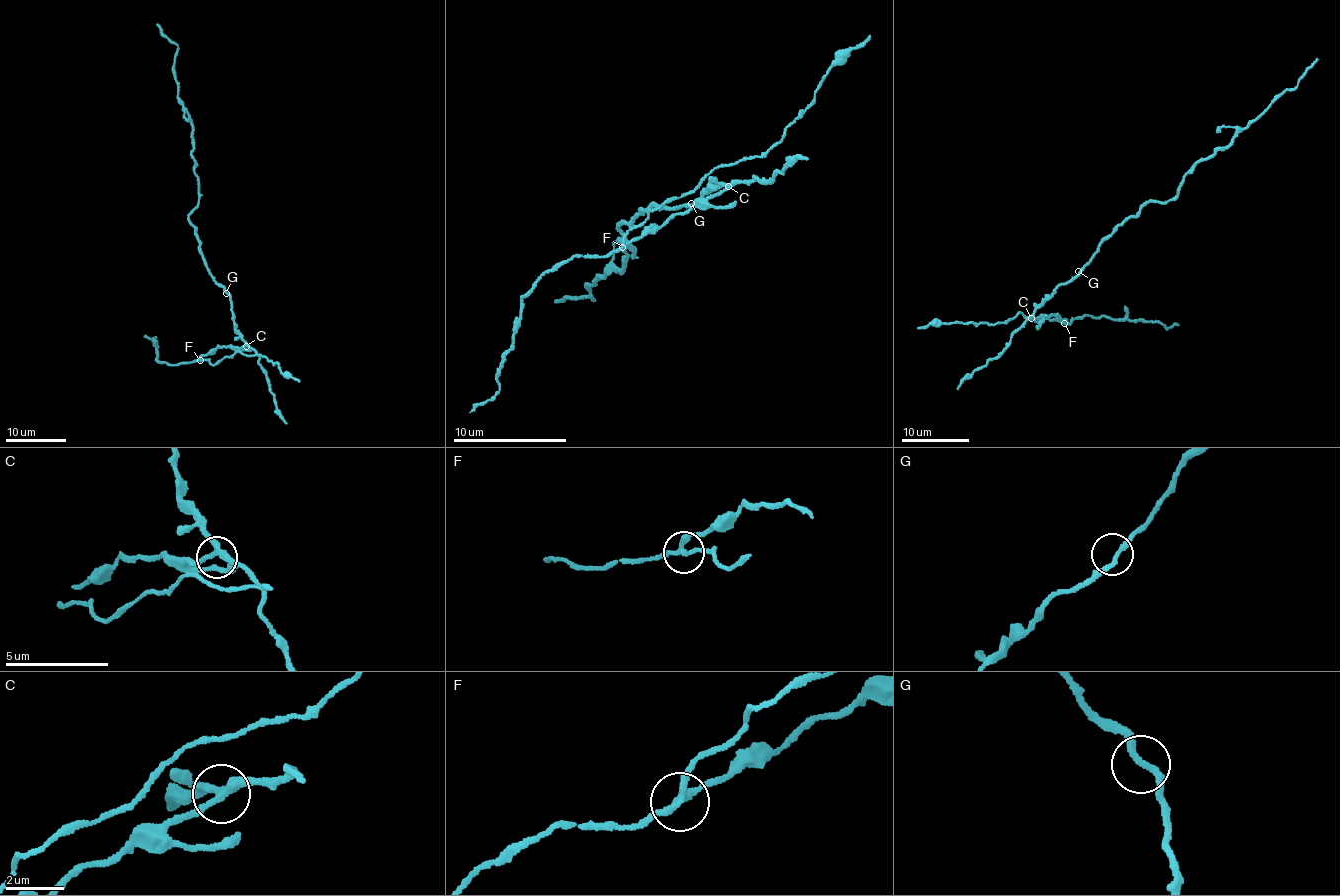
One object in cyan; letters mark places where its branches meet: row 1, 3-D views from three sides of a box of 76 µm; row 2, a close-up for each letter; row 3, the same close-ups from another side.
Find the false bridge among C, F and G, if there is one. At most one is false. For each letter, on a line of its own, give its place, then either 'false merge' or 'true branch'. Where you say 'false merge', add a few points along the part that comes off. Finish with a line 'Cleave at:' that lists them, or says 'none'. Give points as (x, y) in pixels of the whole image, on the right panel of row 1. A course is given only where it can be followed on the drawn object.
C: (1031, 318) | true branch
F: (1064, 323) | false merge | (1065, 323), (1047, 318), (1040, 322), (1019, 312), (1005, 322), (917, 327)
G: (1078, 271) | true branch
Cleave at: F

